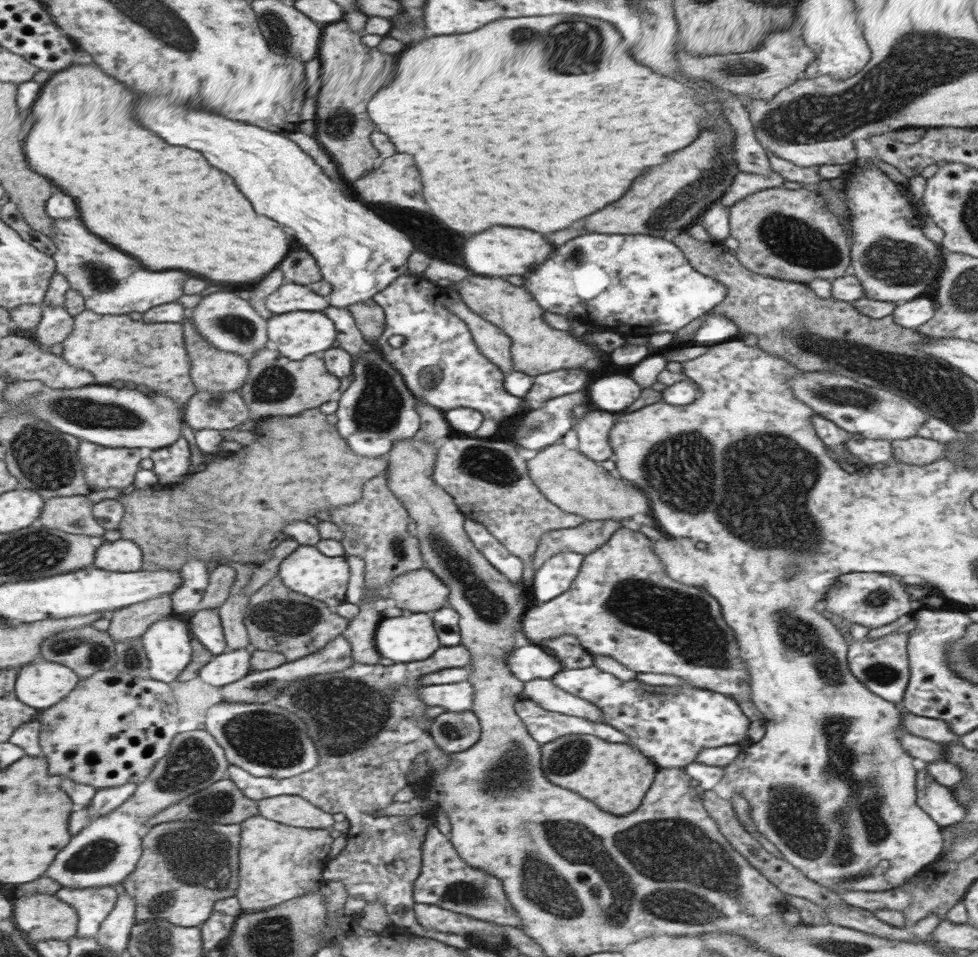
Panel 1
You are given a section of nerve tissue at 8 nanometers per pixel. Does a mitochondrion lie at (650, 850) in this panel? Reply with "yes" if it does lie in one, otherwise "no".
yes

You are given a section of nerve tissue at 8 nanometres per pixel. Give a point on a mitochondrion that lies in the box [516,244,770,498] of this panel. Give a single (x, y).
(578, 255)

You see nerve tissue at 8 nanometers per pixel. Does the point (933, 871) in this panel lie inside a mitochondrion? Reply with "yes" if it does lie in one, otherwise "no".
no

